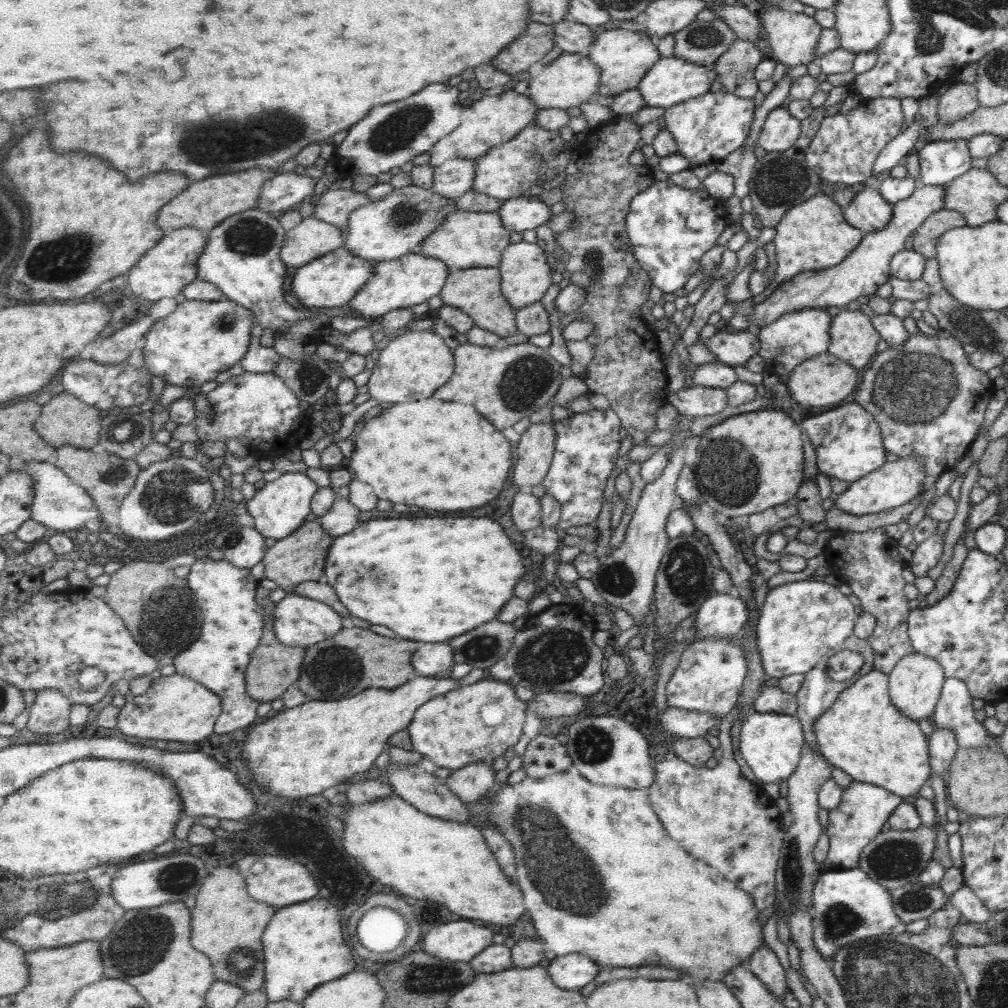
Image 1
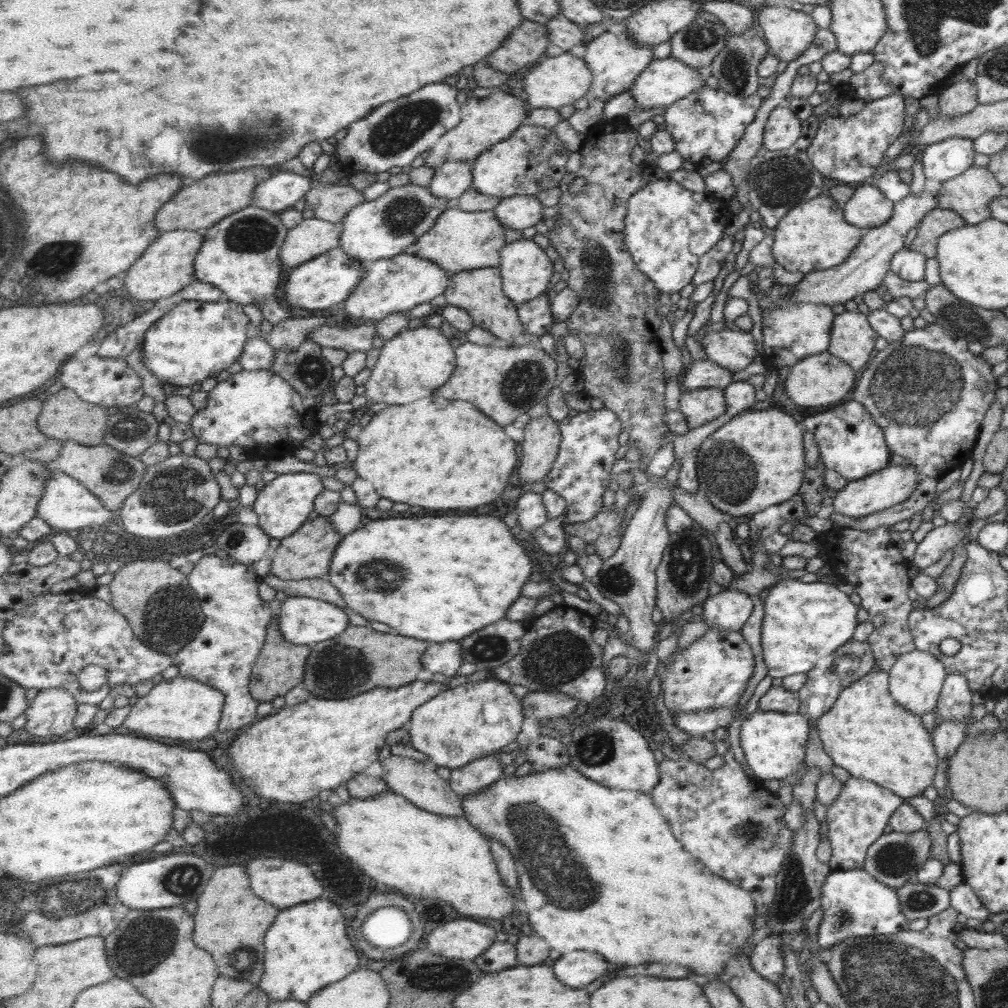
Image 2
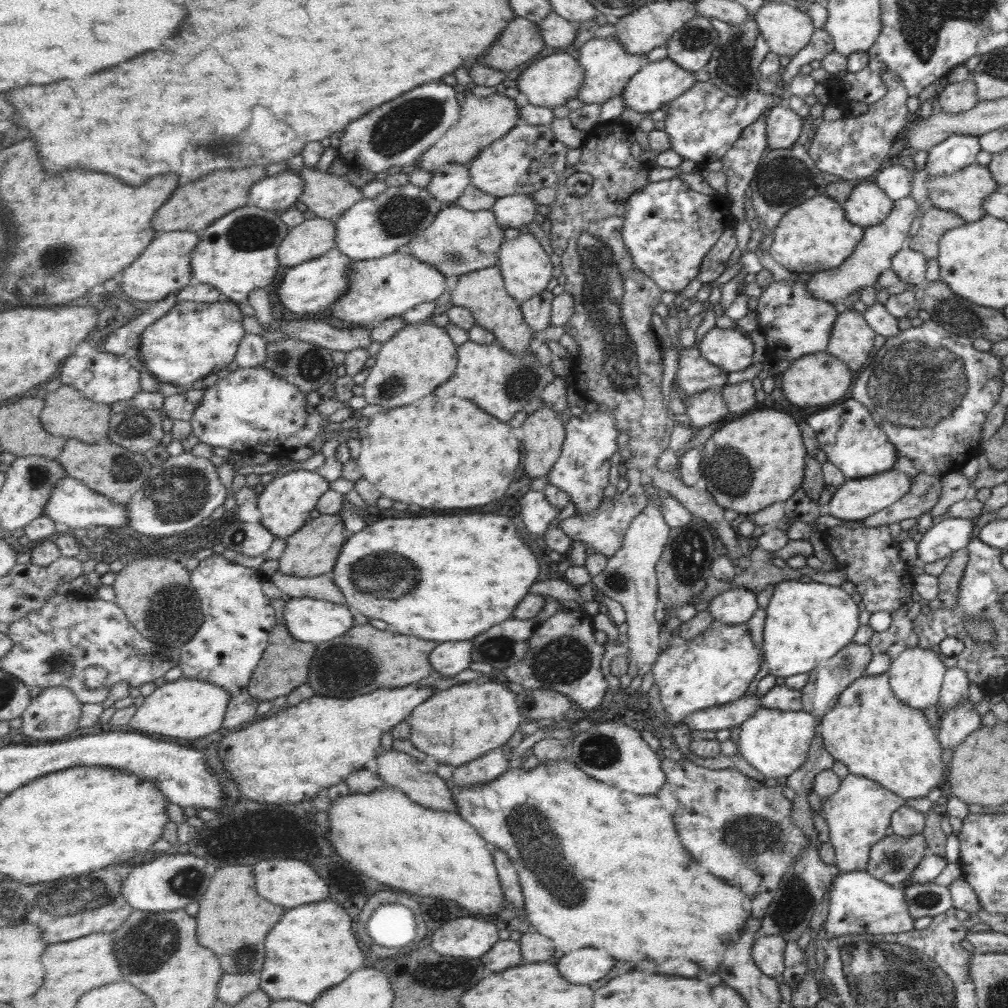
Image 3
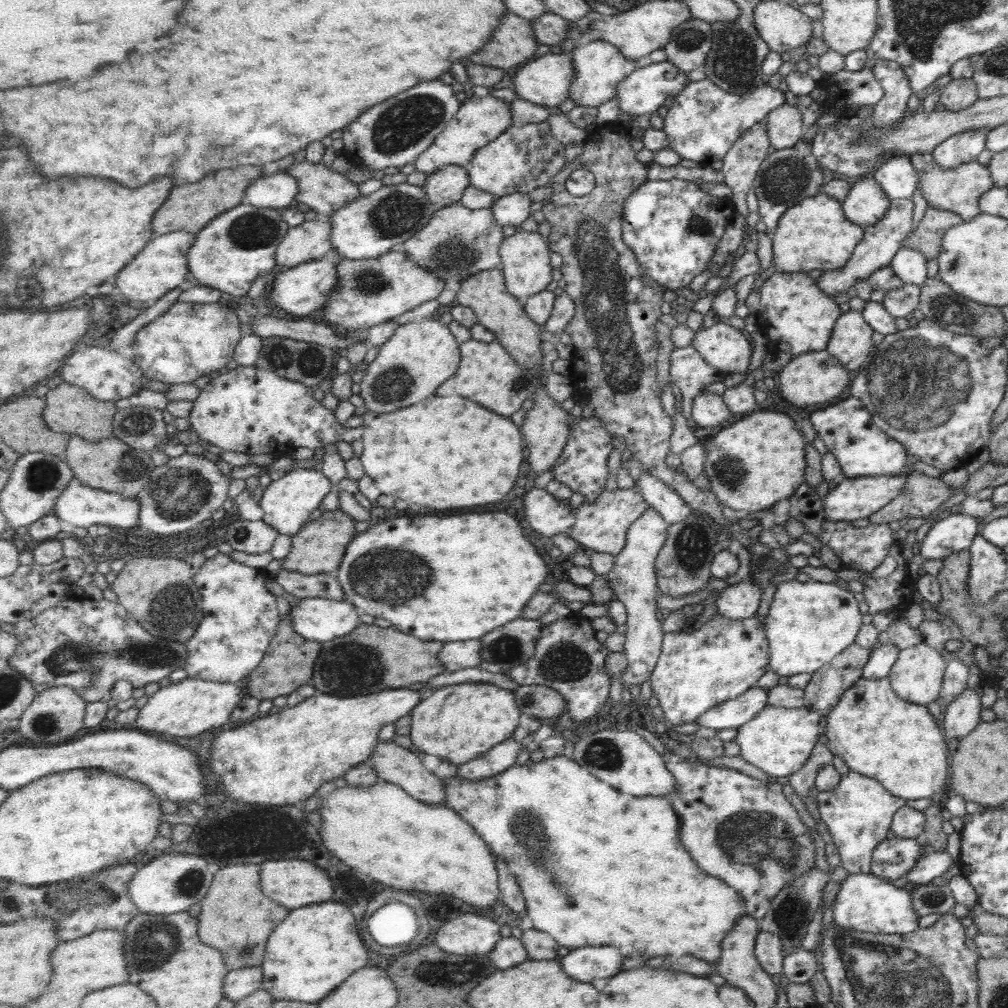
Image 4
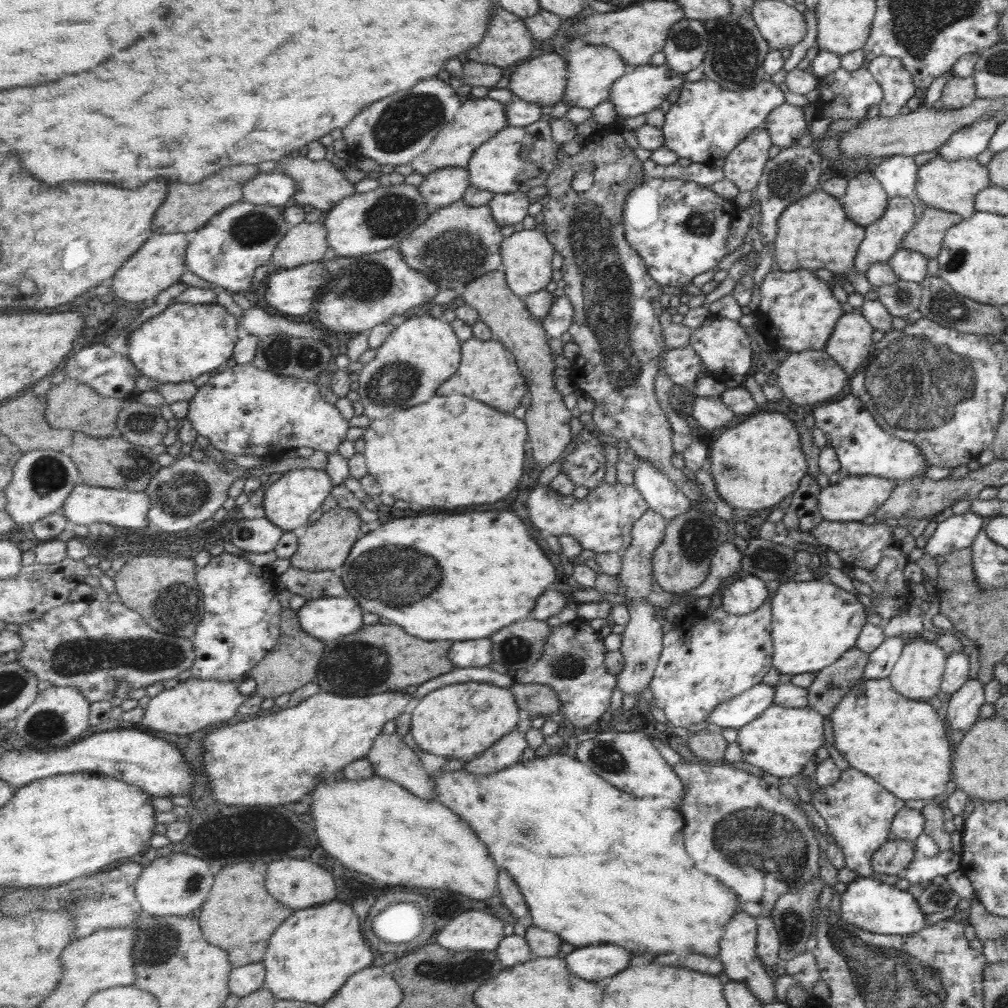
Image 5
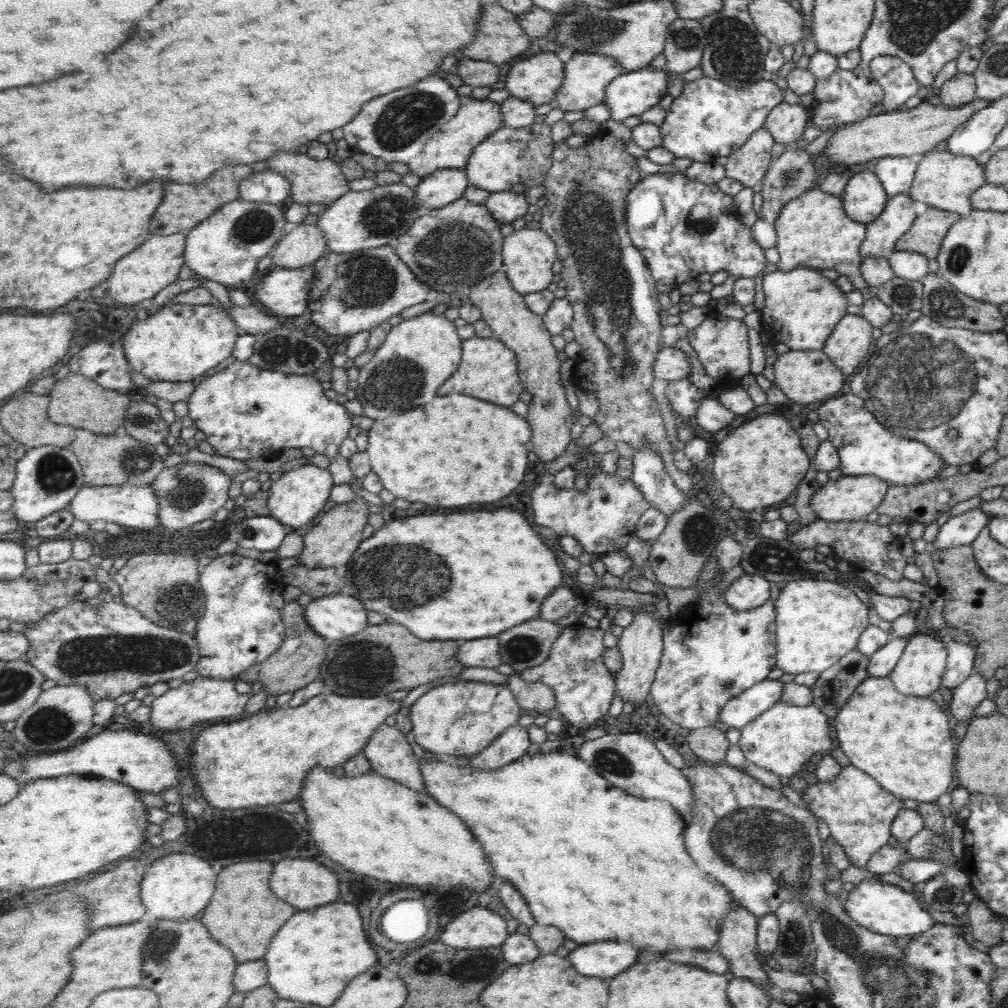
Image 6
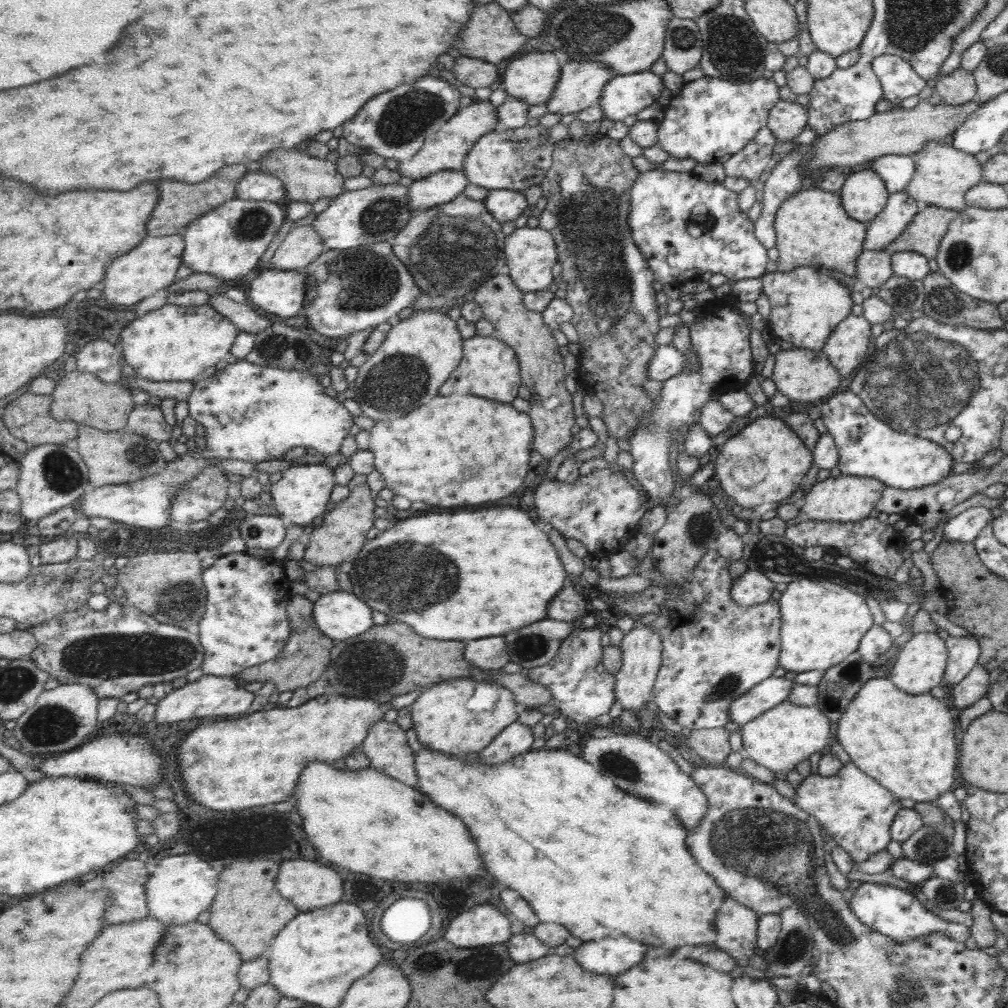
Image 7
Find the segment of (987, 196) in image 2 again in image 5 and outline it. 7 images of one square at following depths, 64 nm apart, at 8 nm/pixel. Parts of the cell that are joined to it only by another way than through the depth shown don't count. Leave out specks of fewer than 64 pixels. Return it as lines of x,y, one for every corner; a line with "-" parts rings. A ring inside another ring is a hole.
938,154
919,167
913,198
919,198
920,202
927,207
952,212
962,219
968,219
977,212
974,208
974,197
990,185
988,169
976,159
963,158
950,161

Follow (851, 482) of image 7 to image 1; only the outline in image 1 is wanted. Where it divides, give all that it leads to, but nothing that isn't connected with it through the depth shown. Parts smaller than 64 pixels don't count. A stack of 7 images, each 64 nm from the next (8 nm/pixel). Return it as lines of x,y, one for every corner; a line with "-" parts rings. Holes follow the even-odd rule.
899,457
895,461
886,461
880,468
870,472
867,476
850,483
848,488
839,494
834,504
848,514
876,514
912,502
921,494
923,485
928,480
929,476
926,474
926,467
922,459

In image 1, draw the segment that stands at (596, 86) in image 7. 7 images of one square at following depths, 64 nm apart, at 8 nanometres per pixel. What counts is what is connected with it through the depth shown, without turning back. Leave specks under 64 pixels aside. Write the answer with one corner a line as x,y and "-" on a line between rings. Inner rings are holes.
625,29
602,31
591,46
589,55
602,69
603,84
600,87
600,93
611,97
616,97
627,90
638,89
644,77
662,58
658,43
654,38
644,31
634,32

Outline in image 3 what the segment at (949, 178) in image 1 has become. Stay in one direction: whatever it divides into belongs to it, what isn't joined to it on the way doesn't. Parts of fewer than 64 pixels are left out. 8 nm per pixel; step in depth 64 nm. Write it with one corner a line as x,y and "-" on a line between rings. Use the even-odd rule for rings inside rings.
954,134
940,141
940,144
929,148
927,150
928,157
925,165
927,174
931,174
932,176
948,176
974,163
976,155
981,151
979,138
980,136

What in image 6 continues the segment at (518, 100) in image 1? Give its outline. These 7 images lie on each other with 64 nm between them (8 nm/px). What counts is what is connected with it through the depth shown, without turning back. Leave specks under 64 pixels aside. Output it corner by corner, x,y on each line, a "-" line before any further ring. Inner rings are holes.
472,98
469,103
463,104
459,114
437,136
429,140
424,152
407,165
412,173
416,173
422,178
443,169
466,170
475,148
504,126
506,124
502,104
497,104
489,99

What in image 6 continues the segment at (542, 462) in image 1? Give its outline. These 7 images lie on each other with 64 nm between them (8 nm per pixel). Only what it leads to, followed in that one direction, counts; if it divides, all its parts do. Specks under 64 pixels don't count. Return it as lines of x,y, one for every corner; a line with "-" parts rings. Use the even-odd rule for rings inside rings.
506,272
488,276
482,283
467,291
464,297
482,309
483,318
493,328
495,338
515,349
519,356
520,376
533,396
527,416
535,431
532,448
547,463
560,458
572,442
572,426
576,424
579,414
566,398
566,384
562,382
564,378
560,372
560,350
552,342
554,336
547,327
545,317
528,306
525,295
516,290

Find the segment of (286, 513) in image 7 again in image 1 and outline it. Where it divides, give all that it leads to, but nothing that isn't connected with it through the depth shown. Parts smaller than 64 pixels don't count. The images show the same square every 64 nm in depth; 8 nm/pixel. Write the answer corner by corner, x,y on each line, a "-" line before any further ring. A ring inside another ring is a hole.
285,473
282,477
274,482
270,482
262,487
256,496
249,500
247,503
247,510
256,519
256,528
262,532
266,537
274,538
277,541
287,539
289,536
295,534
295,532
307,522
306,518
312,514
312,502
314,502
314,496
318,494
320,486
305,473

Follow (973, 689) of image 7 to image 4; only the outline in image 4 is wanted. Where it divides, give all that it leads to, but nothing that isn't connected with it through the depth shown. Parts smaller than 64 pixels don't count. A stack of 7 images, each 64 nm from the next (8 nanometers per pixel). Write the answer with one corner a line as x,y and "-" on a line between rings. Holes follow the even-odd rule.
966,688
958,699
948,704
941,728
946,742
953,738
960,740
978,726
981,722
981,696
982,692

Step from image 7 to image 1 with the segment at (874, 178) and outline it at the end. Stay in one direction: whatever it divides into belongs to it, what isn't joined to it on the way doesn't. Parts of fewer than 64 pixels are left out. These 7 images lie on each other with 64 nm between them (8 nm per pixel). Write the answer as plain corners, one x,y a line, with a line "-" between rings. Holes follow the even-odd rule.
866,185
848,207
843,208
843,216
848,224
866,234
884,229
890,223
893,206
884,200
880,192

